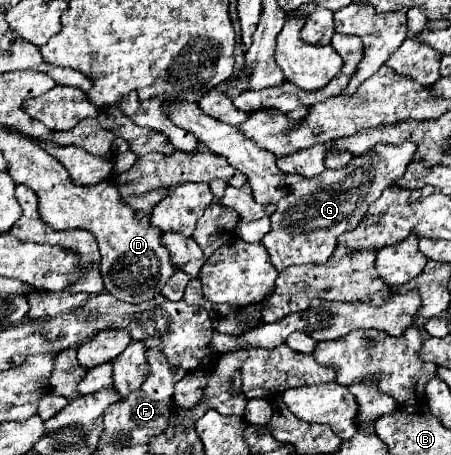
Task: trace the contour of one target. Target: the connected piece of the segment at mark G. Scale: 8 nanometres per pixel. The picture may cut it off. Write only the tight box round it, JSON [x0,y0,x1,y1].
[164,103,416,271]

